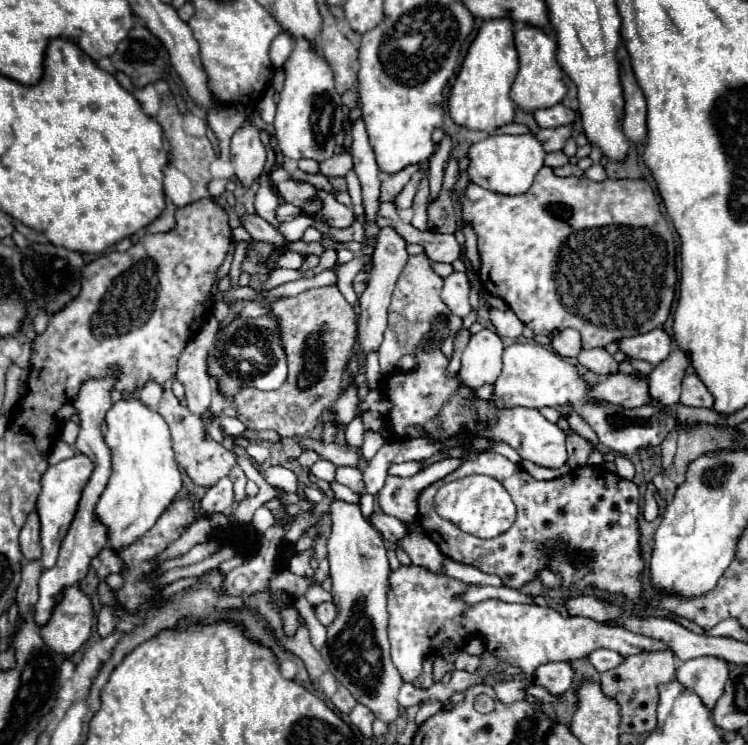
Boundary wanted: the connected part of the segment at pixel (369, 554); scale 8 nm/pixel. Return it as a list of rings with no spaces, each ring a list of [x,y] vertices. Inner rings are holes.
[[[331,500],[331,522],[333,530],[327,550],[333,580],[331,596],[337,606],[337,618],[327,626],[327,644],[321,654],[329,672],[359,704],[367,706],[375,718],[391,722],[399,712],[397,694],[403,680],[391,662],[391,644],[387,636],[387,578],[391,572],[387,550],[379,532],[375,532],[375,528],[371,528],[361,516],[359,504]]]

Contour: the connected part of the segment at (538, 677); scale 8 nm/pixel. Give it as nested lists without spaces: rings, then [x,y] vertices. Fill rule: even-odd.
[[[569,662],[541,664],[533,672],[535,684],[539,684],[541,688],[547,688],[547,692],[555,692],[555,694],[563,694],[565,690],[569,690],[573,686],[573,678],[575,678],[575,674],[573,674]]]

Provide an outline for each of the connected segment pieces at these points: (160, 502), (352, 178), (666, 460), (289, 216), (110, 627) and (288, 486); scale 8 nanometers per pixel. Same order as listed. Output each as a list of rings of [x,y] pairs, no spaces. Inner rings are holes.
[[[121,400],[109,408],[105,420],[107,420],[105,444],[111,450],[113,472],[111,472],[105,492],[101,494],[101,498],[95,506],[95,518],[107,528],[109,548],[119,552],[119,550],[127,548],[129,544],[133,544],[135,540],[139,540],[145,532],[149,532],[153,528],[153,524],[157,522],[157,518],[169,508],[169,504],[175,500],[177,492],[181,490],[181,472],[179,472],[179,466],[177,466],[173,450],[171,450],[169,426],[155,410],[149,410],[139,400]]]
[[[351,170],[347,176],[347,192],[353,200],[353,210],[355,210],[355,216],[359,218],[359,222],[363,222],[363,206],[361,206],[361,186],[359,186],[359,180],[357,180],[357,174]]]
[[[677,430],[667,434],[667,440],[663,440],[661,444],[661,456],[663,456],[663,468],[667,468],[673,462],[675,456],[675,448],[677,448]]]
[[[283,203],[277,207],[276,218],[279,223],[289,222],[297,215],[300,215],[301,210],[289,203]]]
[[[101,608],[101,612],[99,612],[99,622],[97,622],[97,632],[99,632],[99,636],[107,636],[107,634],[111,634],[113,630],[115,630],[115,624],[117,624],[117,618],[113,616],[113,612],[111,612],[111,608]]]
[[[269,466],[269,468],[265,468],[263,476],[265,476],[265,480],[267,480],[269,484],[281,486],[281,488],[285,488],[287,492],[297,492],[297,490],[299,490],[299,480],[297,480],[297,476],[295,476],[291,470],[283,468],[283,466]]]

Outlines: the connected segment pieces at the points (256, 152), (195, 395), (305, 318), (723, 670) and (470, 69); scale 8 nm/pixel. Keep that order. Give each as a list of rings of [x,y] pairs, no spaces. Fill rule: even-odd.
[[[243,122],[231,138],[231,164],[243,188],[251,188],[267,166],[267,150],[259,140],[259,130],[249,122]]]
[[[209,316],[197,336],[183,350],[179,358],[179,370],[175,374],[175,378],[185,386],[187,408],[197,416],[203,416],[203,412],[209,410],[211,402],[213,380],[207,372],[207,352],[213,346],[217,328],[219,322],[215,320],[215,316]]]
[[[321,286],[305,290],[293,298],[277,298],[267,306],[267,314],[275,316],[279,324],[281,344],[287,356],[289,376],[285,380],[285,386],[273,392],[261,392],[255,388],[239,388],[239,392],[231,398],[233,408],[237,412],[237,418],[253,430],[275,430],[283,438],[303,436],[311,432],[317,426],[317,418],[323,416],[323,410],[331,408],[335,400],[341,394],[341,376],[345,370],[345,364],[349,360],[349,354],[353,350],[355,338],[357,338],[357,314],[353,306],[347,304],[343,294],[337,290],[337,286]]]
[[[699,656],[695,660],[683,662],[677,668],[675,678],[679,680],[679,684],[683,684],[683,688],[695,692],[711,710],[715,708],[715,700],[719,700],[719,696],[723,694],[727,674],[729,670],[723,660],[715,656]]]
[[[491,18],[485,20],[477,36],[473,38],[461,70],[455,78],[455,84],[449,92],[449,114],[455,124],[467,126],[471,130],[481,132],[493,132],[495,128],[509,124],[513,120],[515,104],[509,98],[509,90],[513,86],[513,80],[517,76],[519,62],[517,62],[517,50],[513,44],[513,22],[511,18]]]

